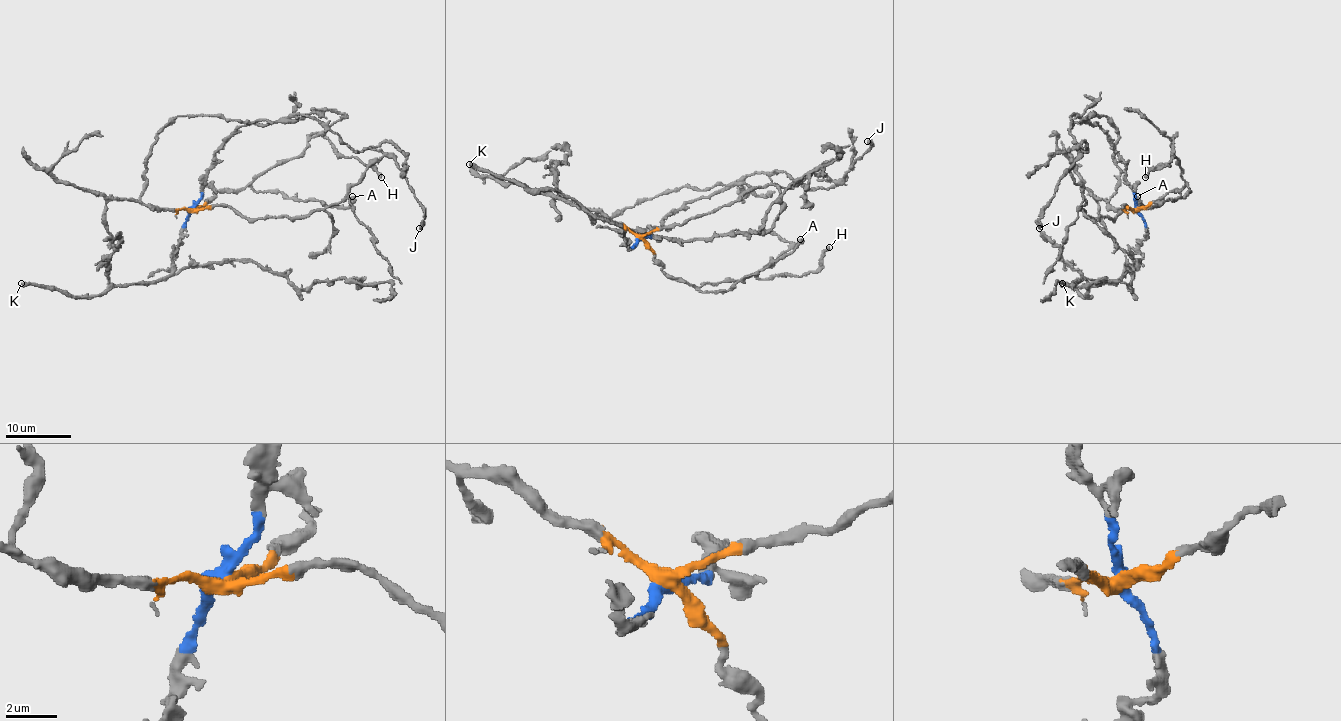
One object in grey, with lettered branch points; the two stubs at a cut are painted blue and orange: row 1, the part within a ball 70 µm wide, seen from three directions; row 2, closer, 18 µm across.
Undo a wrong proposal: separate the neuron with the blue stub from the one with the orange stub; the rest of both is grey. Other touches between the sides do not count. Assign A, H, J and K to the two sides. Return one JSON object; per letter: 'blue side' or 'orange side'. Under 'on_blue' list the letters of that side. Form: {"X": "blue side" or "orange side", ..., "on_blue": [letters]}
{"A": "orange side", "H": "orange side", "J": "orange side", "K": "blue side", "on_blue": ["K"]}

